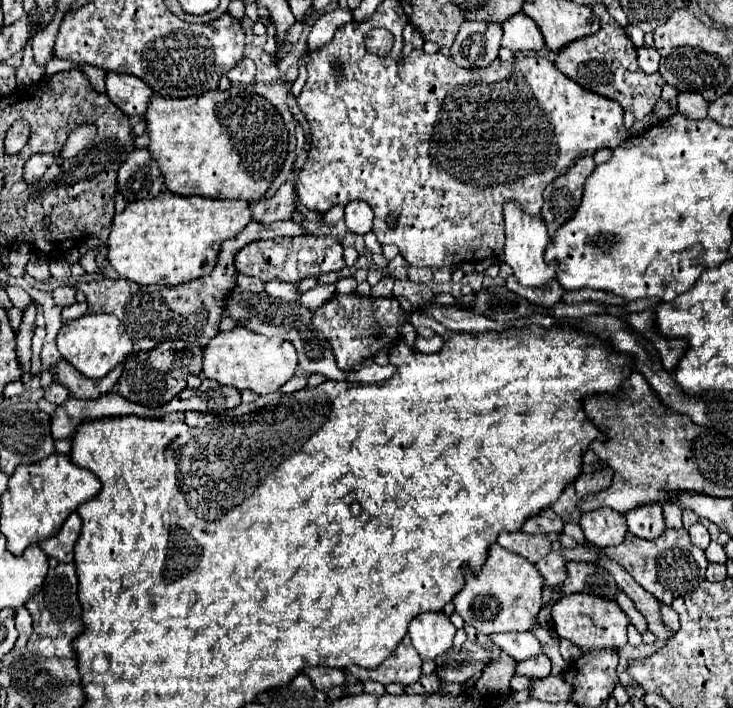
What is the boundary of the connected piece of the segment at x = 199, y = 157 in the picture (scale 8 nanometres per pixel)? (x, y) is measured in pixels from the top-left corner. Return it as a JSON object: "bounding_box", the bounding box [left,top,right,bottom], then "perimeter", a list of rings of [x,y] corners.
{"bounding_box":[144,88,288,202],"perimeter":[[[240,88],[204,92],[190,98],[164,98],[154,94],[148,102],[144,122],[150,136],[148,152],[158,162],[166,188],[180,196],[198,194],[208,198],[240,198],[248,202],[260,200],[282,168],[288,152],[288,130],[282,116],[266,98]]]}

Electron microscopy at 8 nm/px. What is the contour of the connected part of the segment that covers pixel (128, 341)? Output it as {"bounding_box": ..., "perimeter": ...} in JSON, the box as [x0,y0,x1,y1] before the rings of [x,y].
{"bounding_box":[56,314,132,378],"perimeter":[[[86,314],[78,320],[62,324],[56,336],[58,350],[64,360],[68,360],[78,372],[88,378],[106,376],[116,364],[124,362],[124,358],[132,352],[132,338],[126,328],[112,314]]]}

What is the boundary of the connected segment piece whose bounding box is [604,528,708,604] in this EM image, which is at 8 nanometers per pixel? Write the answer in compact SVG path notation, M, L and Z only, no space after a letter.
M666 528L658 540L640 540L632 536L630 532L626 534L624 542L612 548L604 548L604 554L618 564L626 568L626 572L632 574L632 578L650 594L654 594L662 604L672 604L676 596L684 596L692 592L692 588L698 588L700 582L704 580L704 572L708 566L708 560L704 556L704 550L696 548L688 532L684 528L672 530Z

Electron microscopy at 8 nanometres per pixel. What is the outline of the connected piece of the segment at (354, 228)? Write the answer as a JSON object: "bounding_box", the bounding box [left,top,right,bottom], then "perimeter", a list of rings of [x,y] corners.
{"bounding_box":[344,200,374,236],"perimeter":[[[354,200],[354,202],[346,204],[344,220],[346,220],[348,230],[354,232],[354,234],[364,236],[368,230],[372,230],[372,216],[374,216],[372,208],[366,202]]]}

